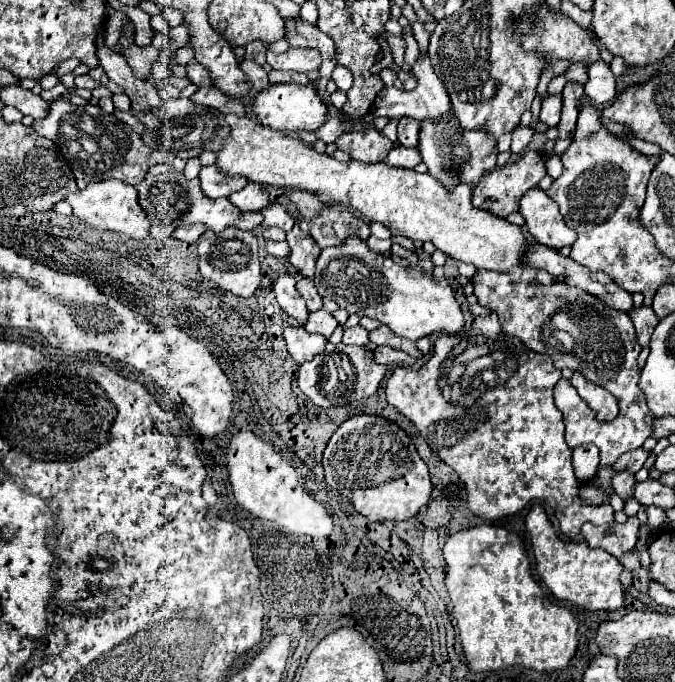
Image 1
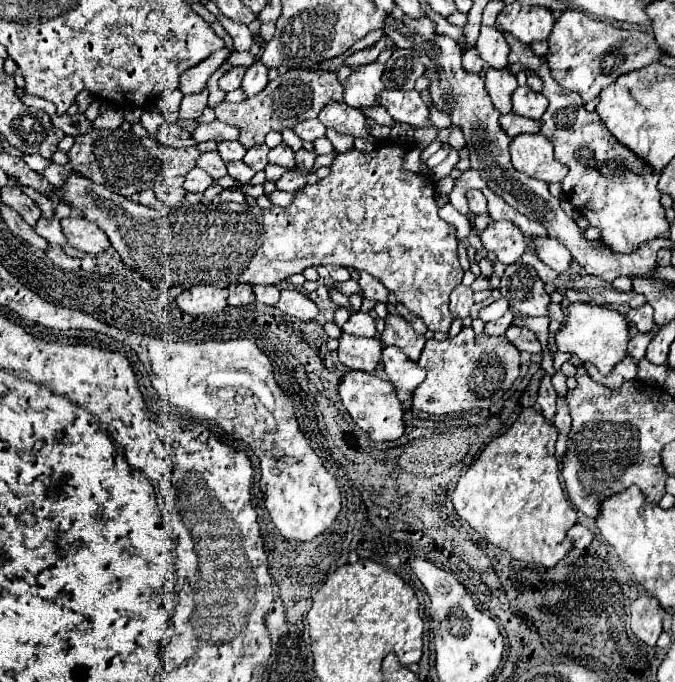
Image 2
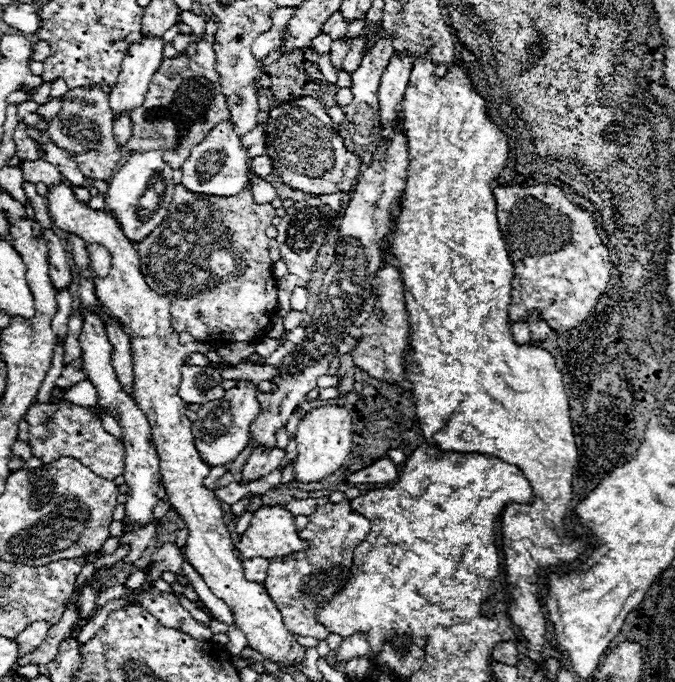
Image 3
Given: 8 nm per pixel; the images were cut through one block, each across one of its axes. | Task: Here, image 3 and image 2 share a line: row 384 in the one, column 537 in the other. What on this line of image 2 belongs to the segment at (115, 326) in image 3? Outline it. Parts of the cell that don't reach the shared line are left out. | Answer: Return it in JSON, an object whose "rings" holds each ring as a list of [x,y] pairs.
{"rings":[[[510,112],[510,114],[504,114],[502,118],[500,118],[500,126],[502,126],[502,130],[510,136],[510,138],[514,138],[514,136],[518,136],[518,134],[536,134],[538,130],[540,130],[540,122],[538,120],[530,120],[530,118],[524,118],[524,116],[518,116],[518,114],[514,114],[514,112]]]}

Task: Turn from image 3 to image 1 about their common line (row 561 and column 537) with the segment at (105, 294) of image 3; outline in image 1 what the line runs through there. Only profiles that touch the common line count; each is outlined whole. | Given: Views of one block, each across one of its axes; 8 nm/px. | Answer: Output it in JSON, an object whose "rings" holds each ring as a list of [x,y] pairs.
{"rings":[[[528,190],[520,200],[520,214],[524,216],[526,228],[538,244],[550,246],[554,250],[574,244],[576,232],[564,224],[556,202],[548,198],[544,190]]]}

